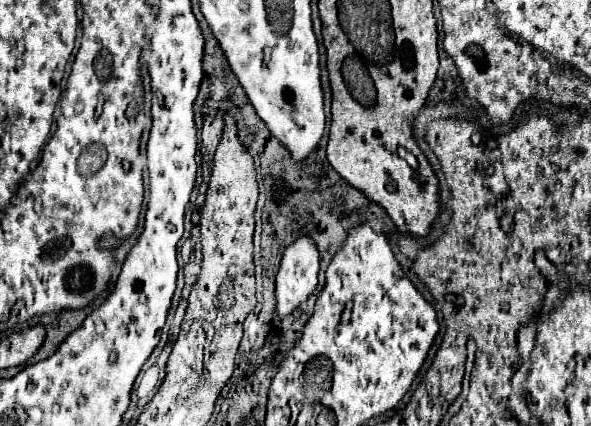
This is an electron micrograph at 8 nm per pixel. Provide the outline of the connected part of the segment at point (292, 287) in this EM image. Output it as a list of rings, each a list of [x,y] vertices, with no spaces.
[[[299,237],[291,243],[281,259],[281,267],[275,283],[275,315],[279,319],[289,317],[309,295],[317,289],[319,251],[309,237]]]

